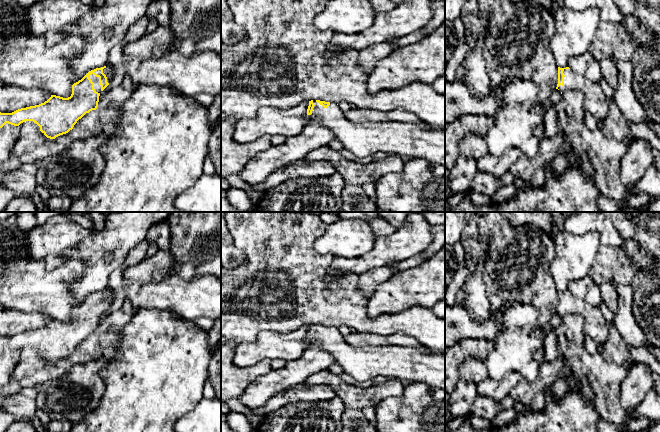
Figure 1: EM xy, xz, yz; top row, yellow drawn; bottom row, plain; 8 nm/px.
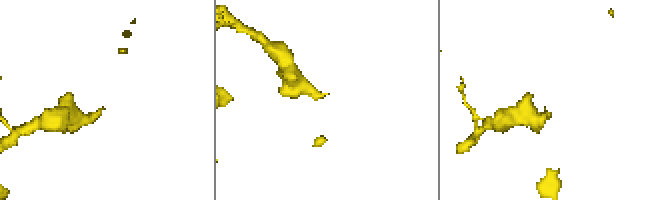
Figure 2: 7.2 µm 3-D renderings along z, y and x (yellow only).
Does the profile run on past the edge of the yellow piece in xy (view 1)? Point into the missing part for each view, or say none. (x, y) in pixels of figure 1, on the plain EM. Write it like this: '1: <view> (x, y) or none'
1: xy (95, 304)

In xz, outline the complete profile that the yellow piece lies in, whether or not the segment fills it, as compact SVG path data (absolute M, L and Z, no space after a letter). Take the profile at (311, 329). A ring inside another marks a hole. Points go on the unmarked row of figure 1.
M320 324L309 325L307 341L308 347L321 346L328 351L335 358L335 362L343 368L343 372L358 382L383 375L403 383L418 381L430 387L445 389L445 353L400 346L353 348L345 342L338 328Z

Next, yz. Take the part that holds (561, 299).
M558 291L558 308L556 313L562 317L568 313L581 315L583 317L585 336L590 336L600 345L603 345L608 339L608 324L600 308L586 303L569 291Z

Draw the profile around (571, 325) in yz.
M568 313L561 318L558 332L565 335L569 342L583 345L585 334L583 331L583 317L576 313Z

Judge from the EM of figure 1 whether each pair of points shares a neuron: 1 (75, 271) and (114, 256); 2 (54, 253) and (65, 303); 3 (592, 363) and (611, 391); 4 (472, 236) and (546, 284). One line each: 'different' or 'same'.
1: different
2: different
3: same
4: same

